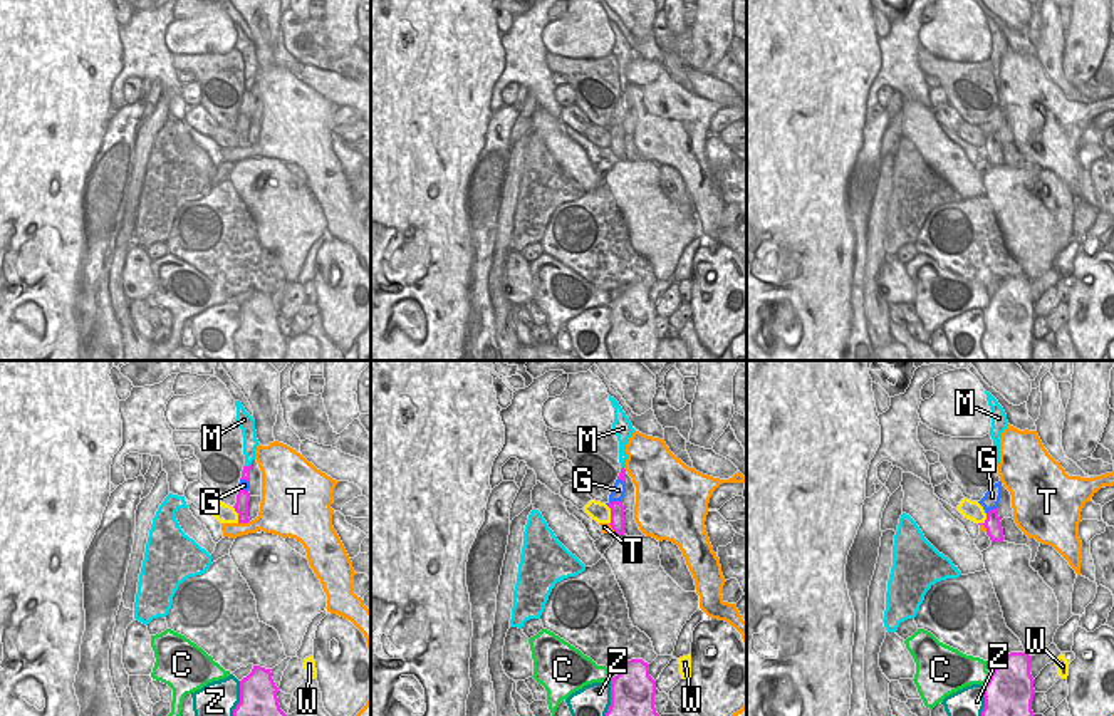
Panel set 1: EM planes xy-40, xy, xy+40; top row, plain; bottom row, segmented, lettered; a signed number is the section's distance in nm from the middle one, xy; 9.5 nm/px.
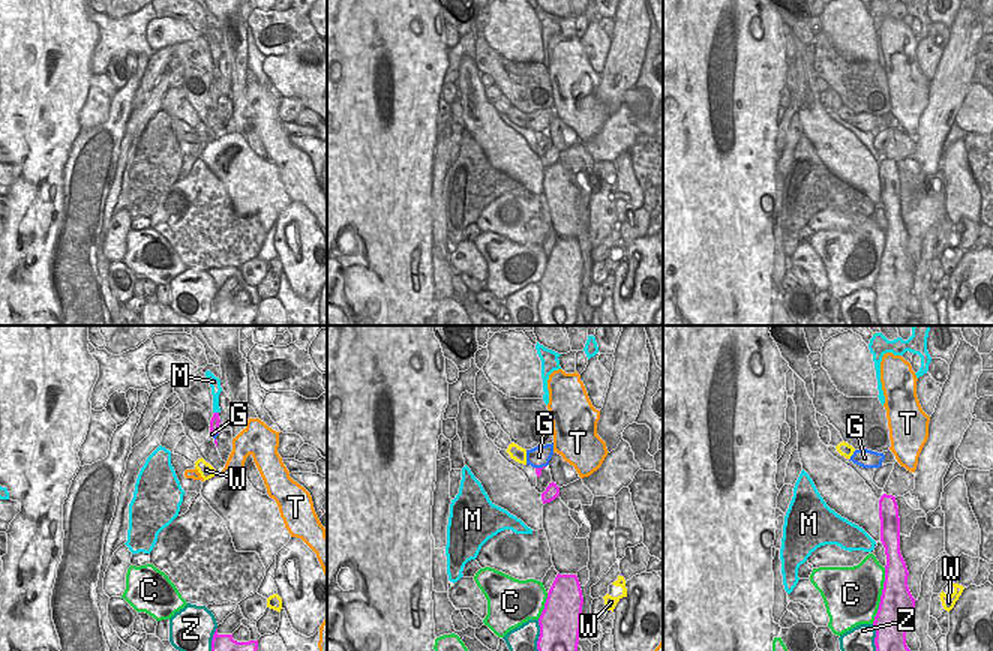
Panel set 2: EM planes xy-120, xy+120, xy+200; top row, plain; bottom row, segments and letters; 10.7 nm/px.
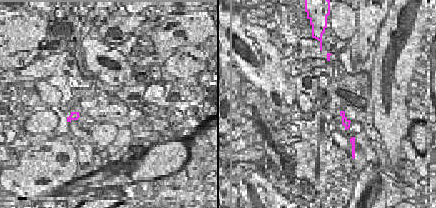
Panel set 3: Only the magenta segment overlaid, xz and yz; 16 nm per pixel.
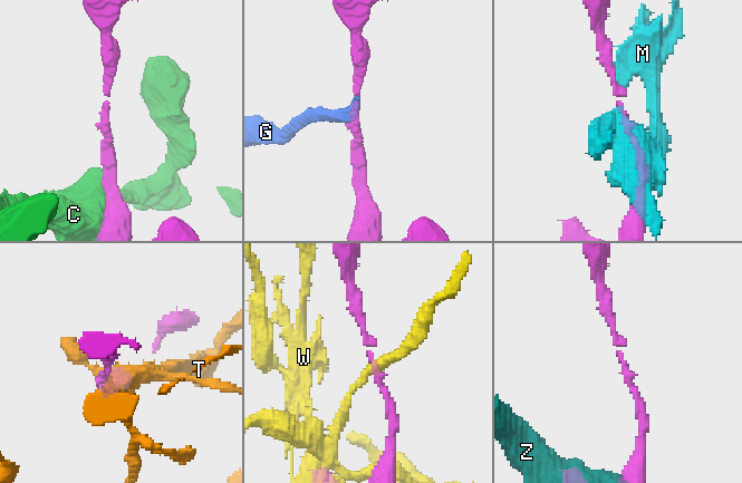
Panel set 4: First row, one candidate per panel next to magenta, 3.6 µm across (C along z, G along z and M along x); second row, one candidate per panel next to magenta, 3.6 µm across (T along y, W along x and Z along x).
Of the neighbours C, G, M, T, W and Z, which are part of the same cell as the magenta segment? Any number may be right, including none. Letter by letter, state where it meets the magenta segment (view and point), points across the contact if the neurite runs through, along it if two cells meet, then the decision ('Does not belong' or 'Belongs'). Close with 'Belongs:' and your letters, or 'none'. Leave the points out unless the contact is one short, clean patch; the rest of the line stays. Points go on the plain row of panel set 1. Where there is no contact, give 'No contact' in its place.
C: Touches magenta at xy+40 (989, 306). Does not belong
G: Touches magenta at xy (614, 126). Boundary: xy (621, 124), (613, 124), (608, 129). Does not belong
M: Touches magenta at xy-40 (247, 91). Boundary: xy-40 (250, 88), (245, 91). Does not belong
T: Touches magenta at xy-40 (244, 146). Boundary: xy-40 (249, 145), (239, 148). Does not belong
W: Touches magenta at xy (611, 140). Does not belong
Z: Touches magenta at xy-40 (235, 332). Does not belong
Belongs: none.

